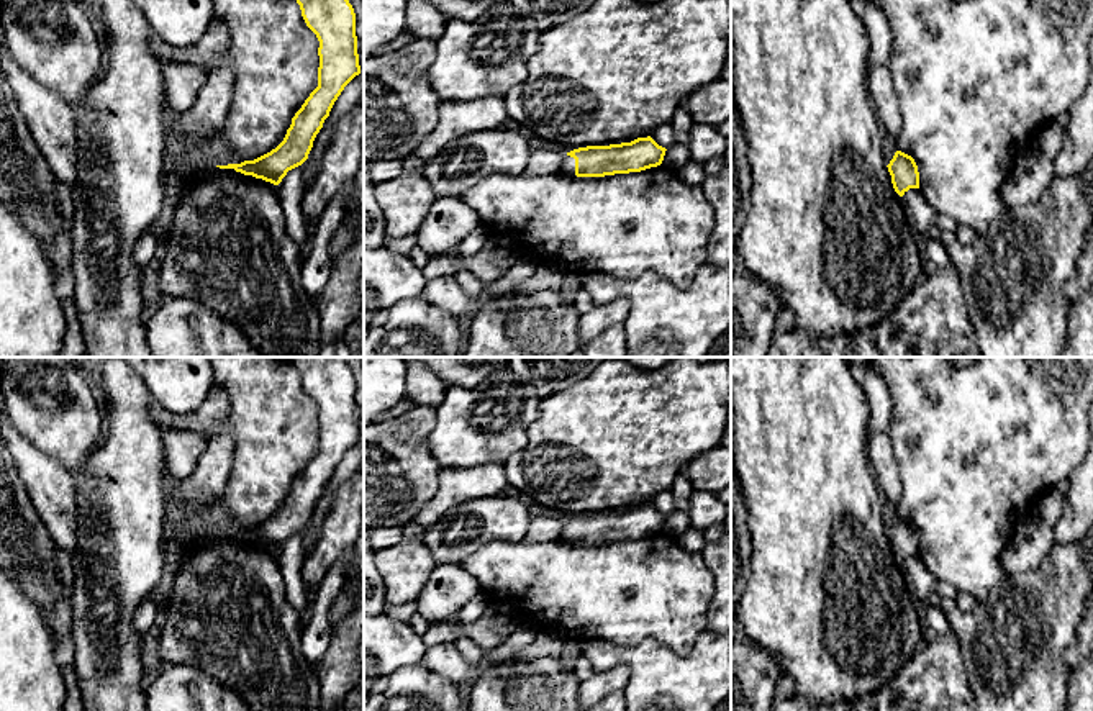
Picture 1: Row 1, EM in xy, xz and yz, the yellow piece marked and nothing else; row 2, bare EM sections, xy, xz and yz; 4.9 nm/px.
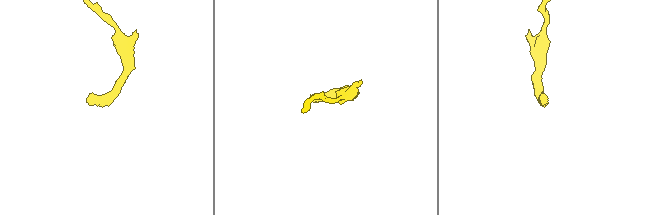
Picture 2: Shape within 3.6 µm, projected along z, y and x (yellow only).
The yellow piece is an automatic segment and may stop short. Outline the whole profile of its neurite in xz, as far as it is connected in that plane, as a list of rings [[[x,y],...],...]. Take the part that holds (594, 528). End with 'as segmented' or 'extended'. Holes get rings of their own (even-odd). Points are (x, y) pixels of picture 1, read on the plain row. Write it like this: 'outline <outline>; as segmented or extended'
outline [[[651,503],[621,511],[578,514],[567,519],[559,539],[577,544],[641,539],[660,532],[665,518]]]; extended

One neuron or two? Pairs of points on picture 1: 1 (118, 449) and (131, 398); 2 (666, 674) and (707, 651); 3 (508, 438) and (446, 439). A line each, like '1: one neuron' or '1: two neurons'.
1: one neuron
2: one neuron
3: one neuron

